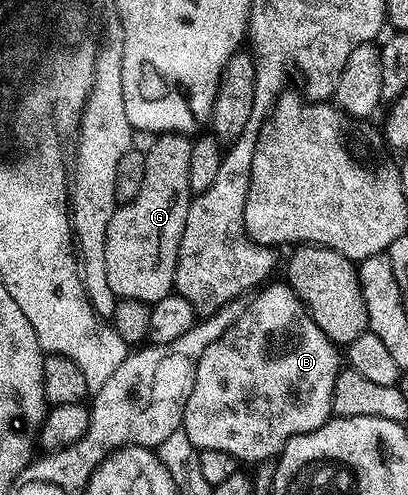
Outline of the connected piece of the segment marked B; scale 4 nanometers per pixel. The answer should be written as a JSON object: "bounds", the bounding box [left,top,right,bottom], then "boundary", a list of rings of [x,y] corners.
{"bounds":[182,284,340,464],"boundary":[[[281,284],[282,286],[270,285],[263,285],[253,295],[255,298],[246,302],[246,310],[240,316],[240,320],[236,320],[236,324],[232,324],[232,328],[228,328],[224,332],[224,336],[220,336],[220,340],[212,340],[212,344],[208,344],[208,348],[204,348],[204,356],[200,356],[196,368],[196,384],[192,384],[192,396],[188,396],[188,404],[184,408],[184,416],[182,417],[182,429],[185,430],[188,440],[192,440],[192,444],[198,451],[228,452],[242,464],[246,464],[246,462],[257,464],[273,459],[281,454],[288,439],[294,437],[294,435],[307,434],[329,422],[332,417],[330,408],[332,388],[340,369],[340,363],[338,363],[338,358],[340,362],[339,347],[330,342],[328,336],[324,336],[324,332],[320,332],[320,328],[316,328],[312,316],[306,311],[302,301],[294,295],[294,291],[286,284]]]}

